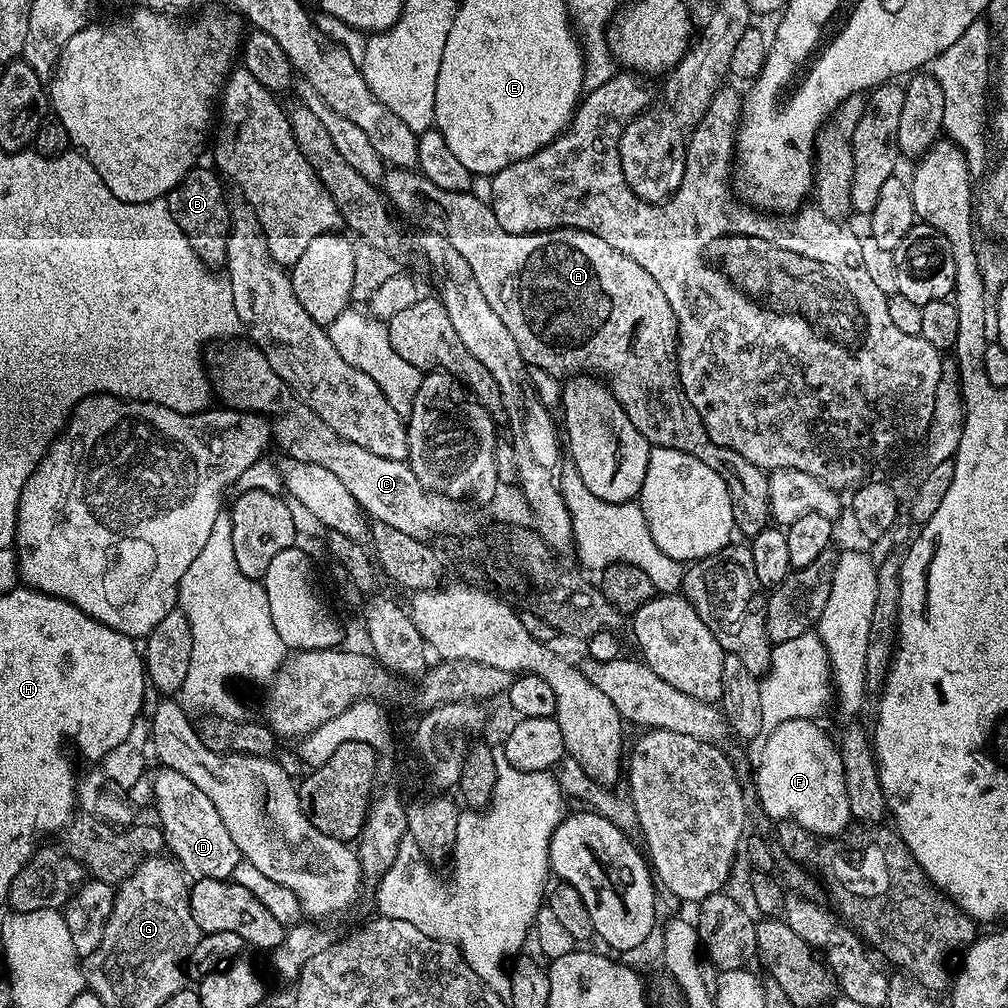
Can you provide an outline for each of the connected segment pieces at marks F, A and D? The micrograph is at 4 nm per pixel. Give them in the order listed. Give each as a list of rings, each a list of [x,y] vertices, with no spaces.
[[[815,719],[786,721],[768,736],[763,745],[762,760],[754,768],[756,794],[770,819],[793,820],[797,829],[811,832],[817,838],[836,838],[853,823],[850,798],[846,798],[846,778],[840,761],[840,749],[818,725]]]
[[[389,167],[382,192],[401,217],[413,216],[420,220],[423,216],[429,216],[441,224],[437,225],[450,246],[454,246],[454,250],[458,250],[458,254],[470,262],[470,270],[474,270],[474,278],[486,302],[490,302],[490,310],[502,318],[506,330],[510,330],[514,342],[518,342],[518,350],[525,365],[546,370],[546,374],[557,378],[605,372],[608,375],[608,391],[634,422],[636,429],[646,437],[649,445],[694,454],[706,462],[714,474],[722,474],[730,490],[739,535],[751,538],[757,536],[763,528],[769,527],[769,473],[754,466],[754,462],[746,462],[738,450],[718,446],[718,442],[708,437],[698,410],[694,410],[690,398],[686,398],[680,381],[678,329],[674,310],[670,308],[670,302],[666,302],[662,286],[658,286],[658,282],[654,282],[654,278],[650,278],[650,274],[646,274],[646,270],[642,270],[634,258],[622,254],[622,250],[614,250],[614,246],[598,238],[598,234],[577,228],[552,228],[548,232],[522,234],[502,230],[487,199],[479,200],[472,190],[442,190],[442,186],[434,186],[430,178],[421,176],[416,170]]]
[[[165,767],[159,771],[152,780],[152,792],[156,795],[156,812],[160,815],[159,827],[176,863],[192,878],[229,879],[242,863],[242,857],[238,846],[234,846],[234,838],[230,838],[230,830],[226,830],[226,822],[222,822],[218,810],[214,810],[214,802],[210,802],[186,774]]]

